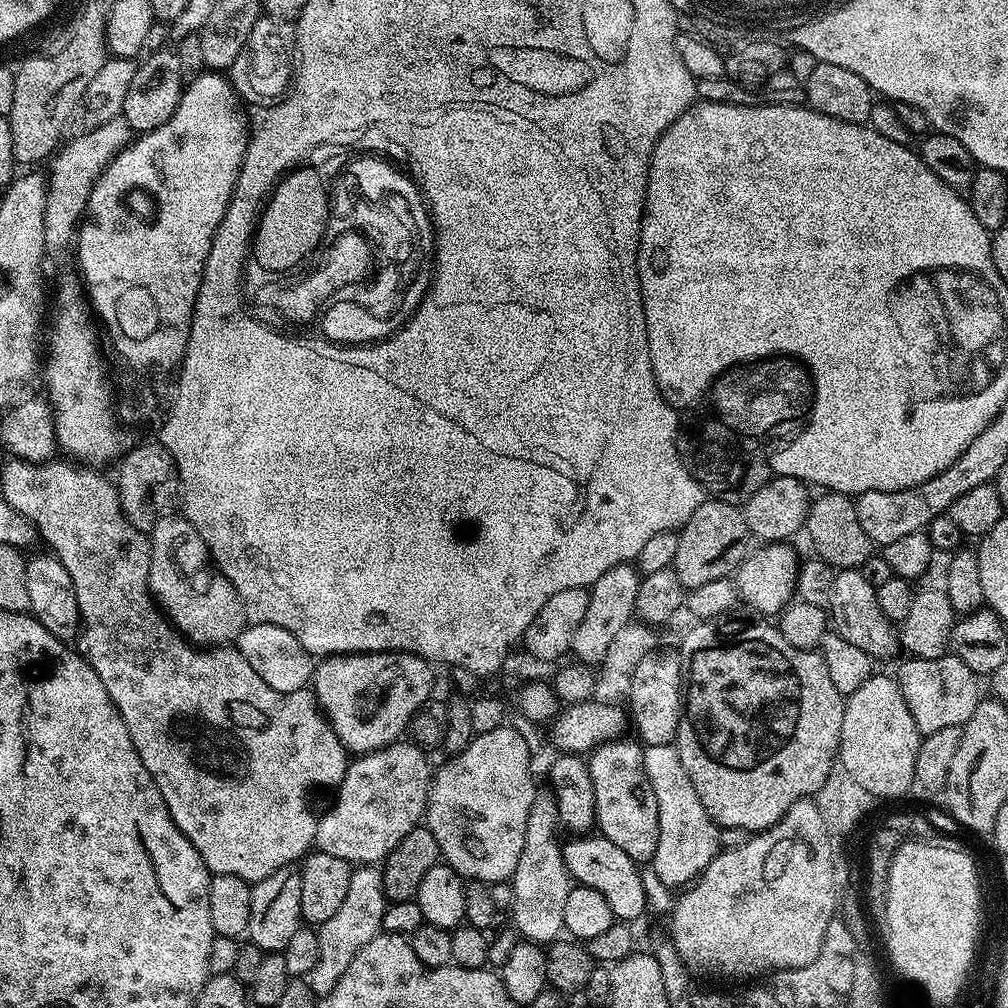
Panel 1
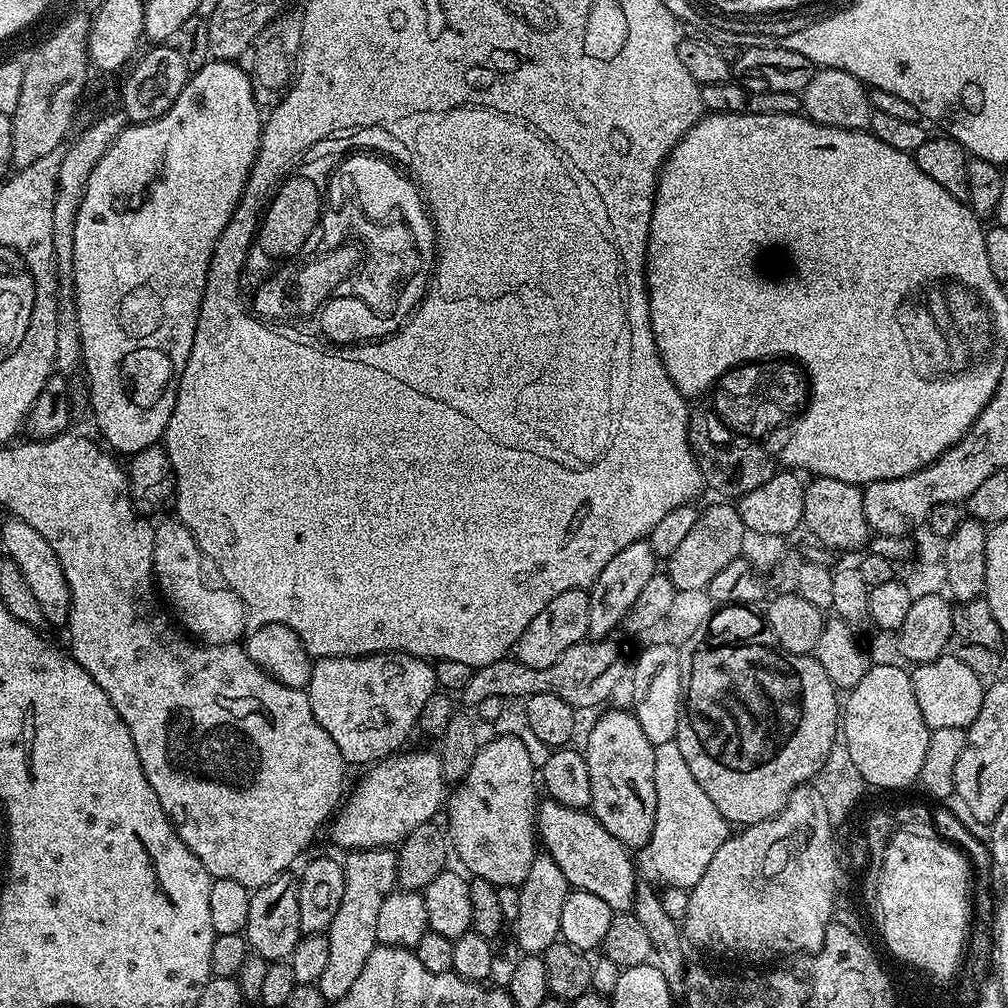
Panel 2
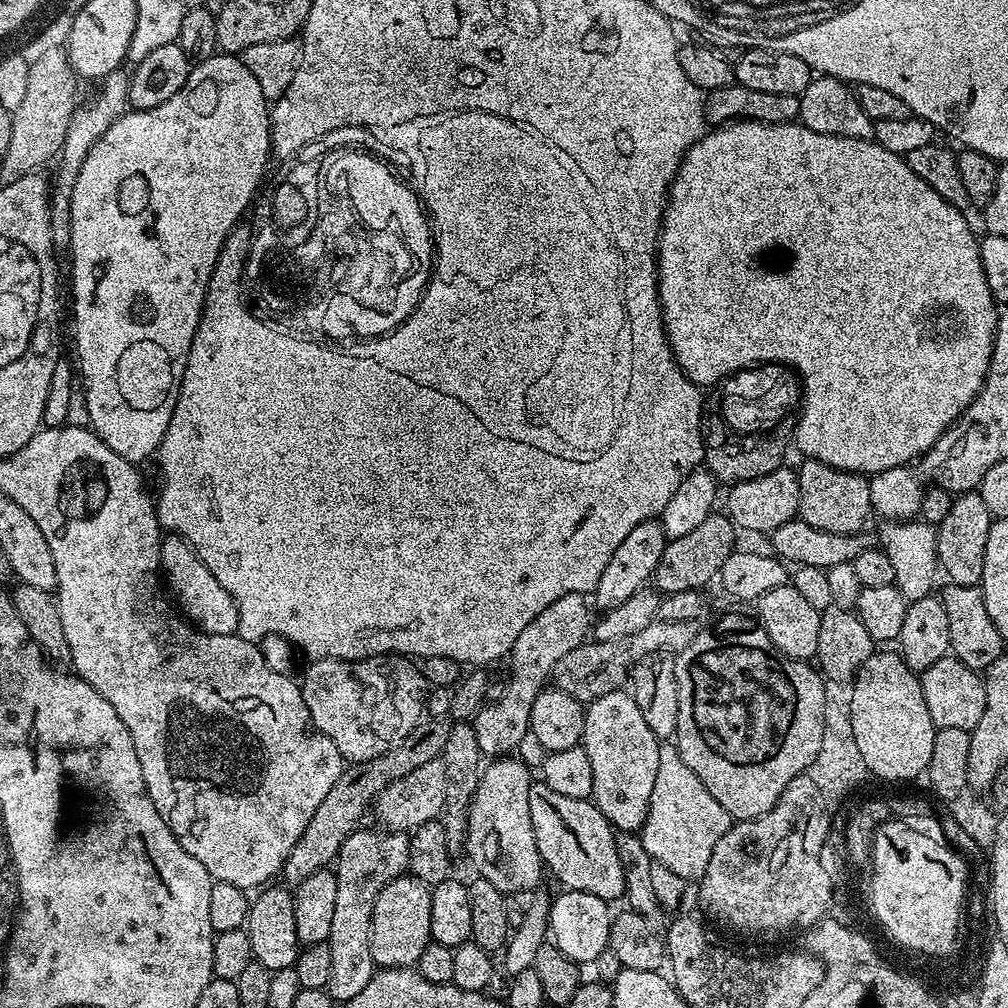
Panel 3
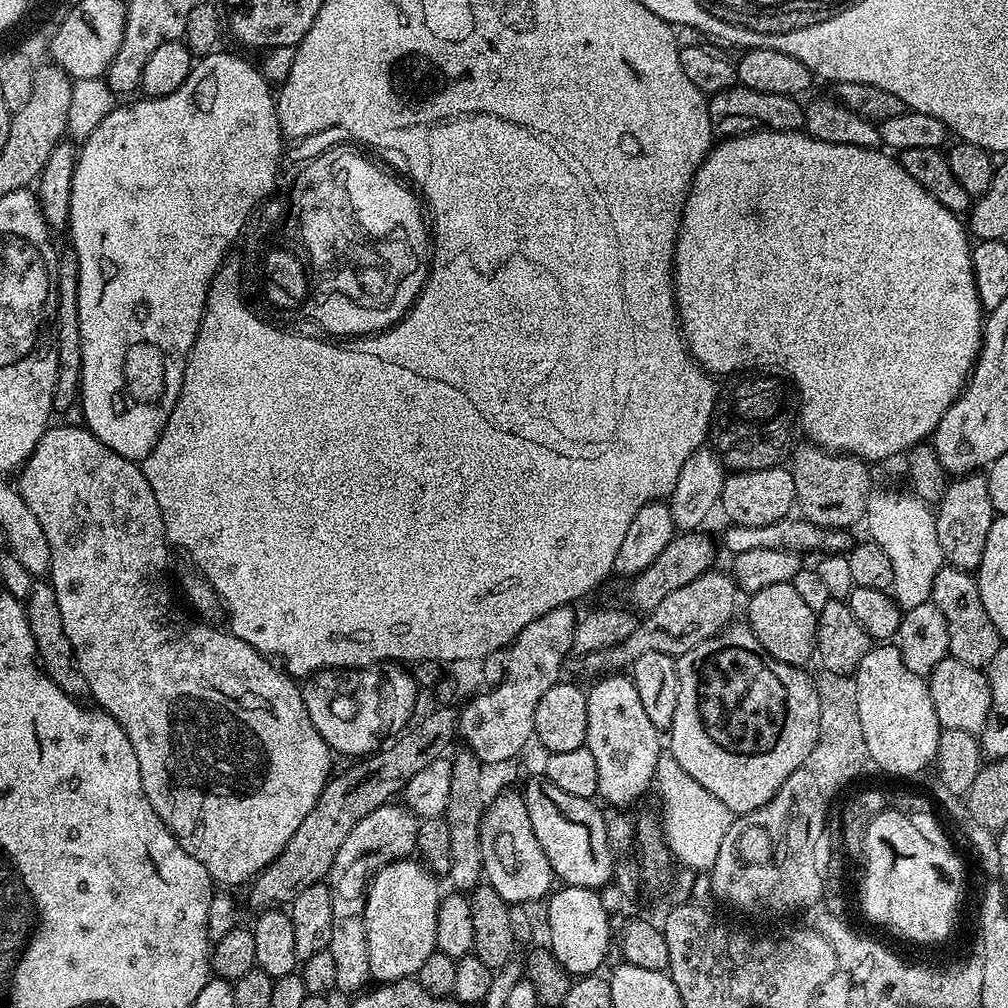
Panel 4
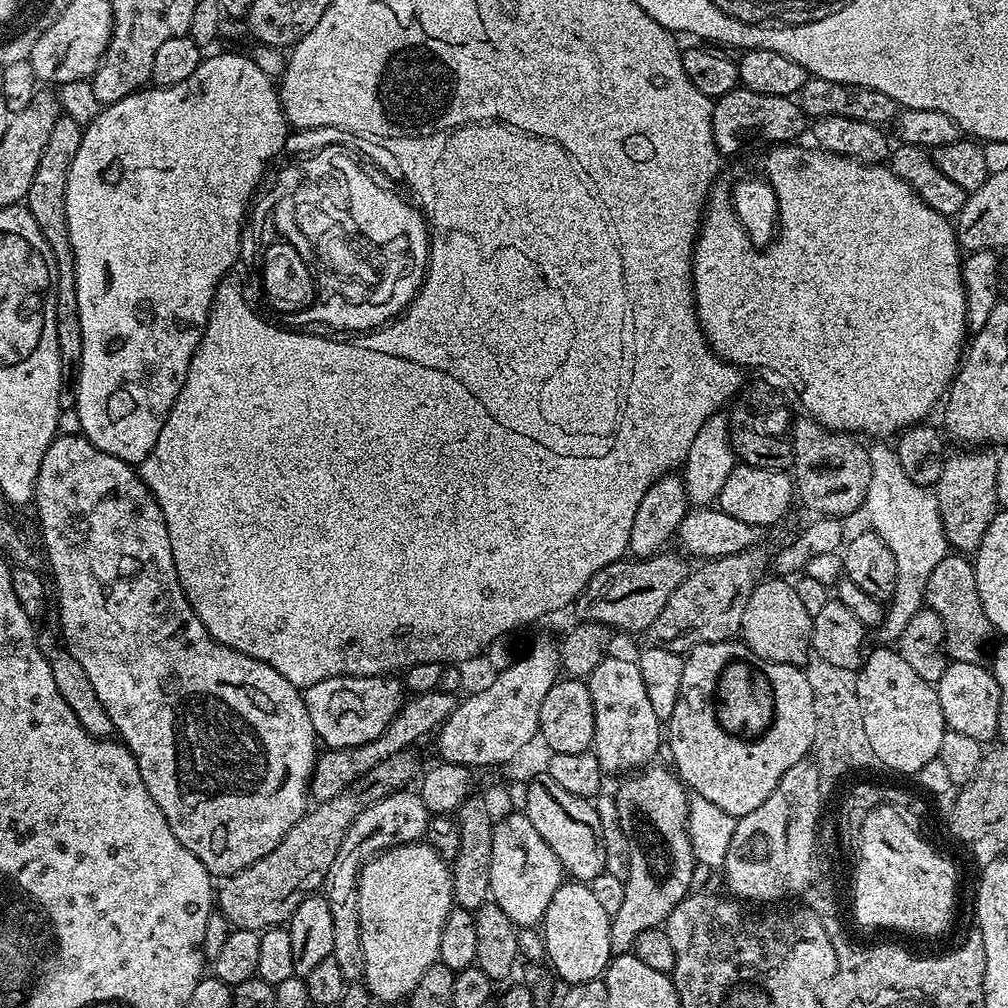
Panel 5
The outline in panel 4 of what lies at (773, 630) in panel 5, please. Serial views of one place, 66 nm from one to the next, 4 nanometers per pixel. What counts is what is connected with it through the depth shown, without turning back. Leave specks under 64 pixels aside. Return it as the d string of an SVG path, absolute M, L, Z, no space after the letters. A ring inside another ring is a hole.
M790 584L766 586L766 590L751 593L748 599L747 627L762 642L762 646L771 656L778 658L778 662L807 665L807 660L817 651L816 625L817 612L806 606L806 601L798 595L798 590Z

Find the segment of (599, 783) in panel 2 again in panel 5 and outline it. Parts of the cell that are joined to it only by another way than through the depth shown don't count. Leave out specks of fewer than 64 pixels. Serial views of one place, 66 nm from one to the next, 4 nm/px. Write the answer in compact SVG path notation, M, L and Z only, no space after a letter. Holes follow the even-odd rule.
M609 654L586 678L590 698L594 702L594 738L591 751L596 753L600 769L606 774L620 772L631 774L645 766L651 765L656 751L662 748L662 722L654 709L650 707L650 698L646 686L642 686L642 670L635 659L627 660L624 656Z

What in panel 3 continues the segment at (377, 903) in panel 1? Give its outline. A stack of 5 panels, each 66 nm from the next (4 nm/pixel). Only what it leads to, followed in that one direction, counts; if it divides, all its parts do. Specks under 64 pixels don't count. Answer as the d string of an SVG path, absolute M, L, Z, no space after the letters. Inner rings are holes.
M361 827L351 832L346 842L342 842L334 861L338 899L334 905L334 923L330 925L326 941L331 955L330 982L326 991L337 1002L355 998L377 971L378 965L370 954L370 918L374 914L374 902L388 883L408 872L409 833L375 827Z

